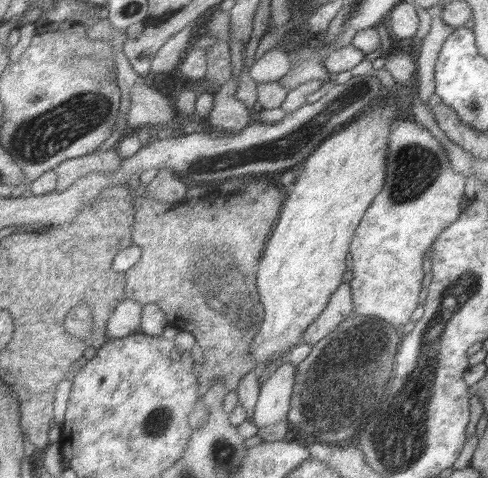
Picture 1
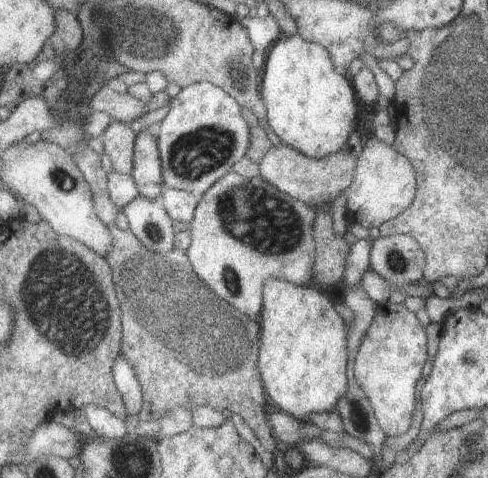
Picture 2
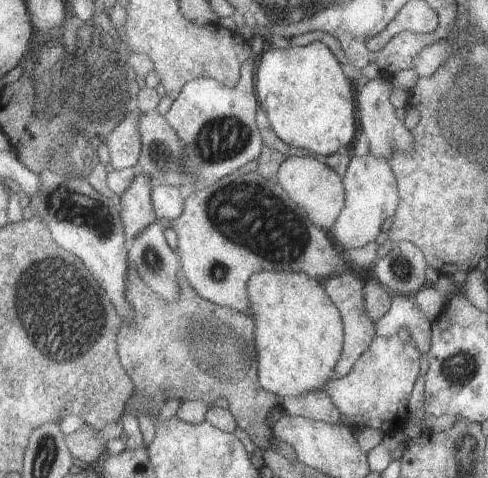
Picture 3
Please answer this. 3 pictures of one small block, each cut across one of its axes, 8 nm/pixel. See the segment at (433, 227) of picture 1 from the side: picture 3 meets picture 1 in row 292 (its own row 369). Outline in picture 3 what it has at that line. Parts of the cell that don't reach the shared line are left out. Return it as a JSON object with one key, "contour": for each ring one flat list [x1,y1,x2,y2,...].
{"contour":[[395,336,373,338,367,352,363,352,353,364,351,372,341,380,327,380,323,390,331,402,339,408,341,416,347,416,353,430,381,430,383,434,401,432,409,418,407,400,411,396,413,382,423,374,425,364,413,342,401,342]]}

